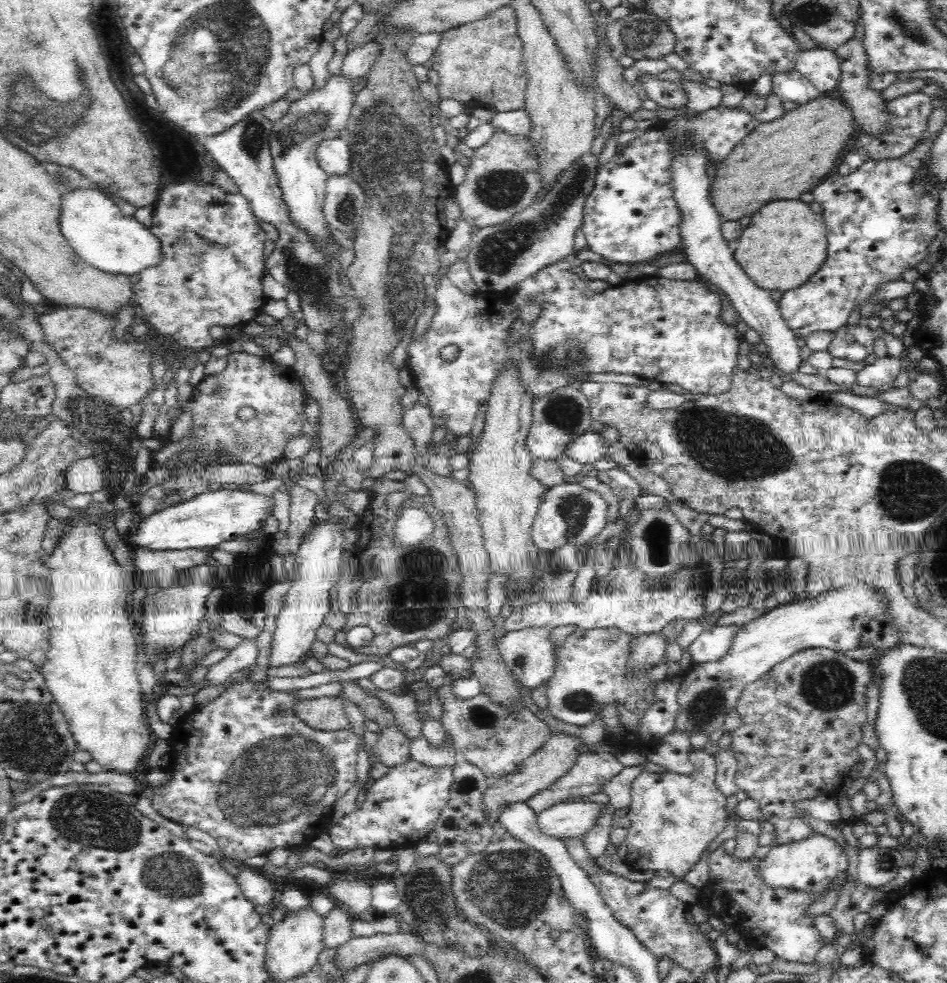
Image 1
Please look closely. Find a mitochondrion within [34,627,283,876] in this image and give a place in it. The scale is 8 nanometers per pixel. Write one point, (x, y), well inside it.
(96, 817)

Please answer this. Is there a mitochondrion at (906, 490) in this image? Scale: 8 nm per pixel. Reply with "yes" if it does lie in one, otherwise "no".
yes

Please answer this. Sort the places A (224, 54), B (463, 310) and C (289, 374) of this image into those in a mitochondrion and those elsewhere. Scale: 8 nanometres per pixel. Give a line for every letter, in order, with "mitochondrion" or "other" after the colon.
A: mitochondrion
B: other
C: other

